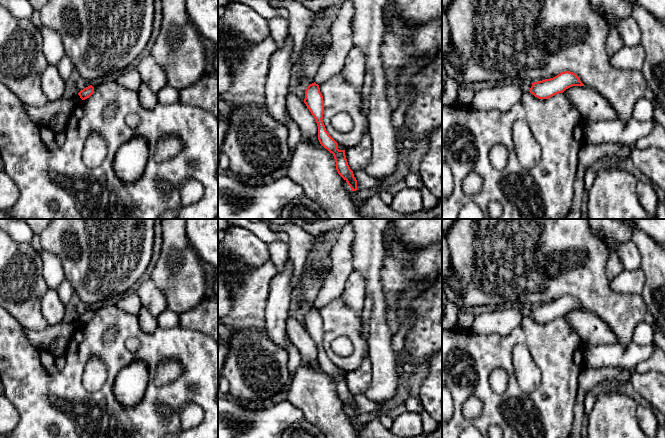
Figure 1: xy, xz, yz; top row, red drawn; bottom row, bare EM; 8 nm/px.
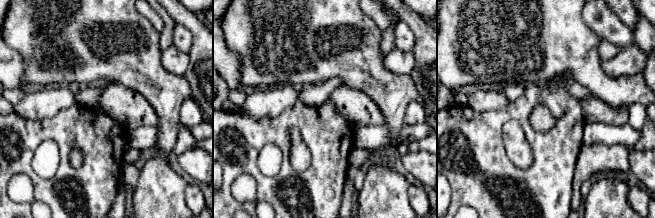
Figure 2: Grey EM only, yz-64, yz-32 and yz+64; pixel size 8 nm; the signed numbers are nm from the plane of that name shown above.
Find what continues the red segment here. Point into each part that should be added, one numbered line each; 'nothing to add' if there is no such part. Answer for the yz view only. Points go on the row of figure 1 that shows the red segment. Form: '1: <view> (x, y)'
nothing to add

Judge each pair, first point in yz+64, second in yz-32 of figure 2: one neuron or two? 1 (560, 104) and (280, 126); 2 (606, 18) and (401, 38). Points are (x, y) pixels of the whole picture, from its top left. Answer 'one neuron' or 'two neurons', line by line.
1: one neuron
2: one neuron

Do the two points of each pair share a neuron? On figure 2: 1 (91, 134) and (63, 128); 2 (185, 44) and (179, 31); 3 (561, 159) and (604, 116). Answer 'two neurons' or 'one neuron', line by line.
1: one neuron
2: one neuron
3: two neurons

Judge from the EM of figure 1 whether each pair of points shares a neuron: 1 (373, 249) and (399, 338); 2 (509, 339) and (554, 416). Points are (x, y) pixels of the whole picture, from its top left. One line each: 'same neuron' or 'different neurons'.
1: different neurons
2: same neuron

